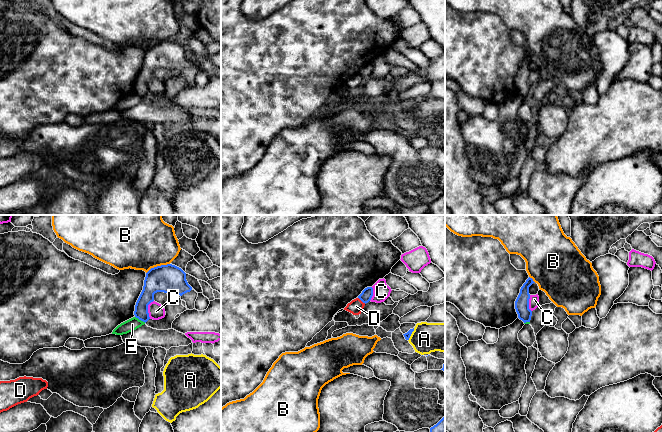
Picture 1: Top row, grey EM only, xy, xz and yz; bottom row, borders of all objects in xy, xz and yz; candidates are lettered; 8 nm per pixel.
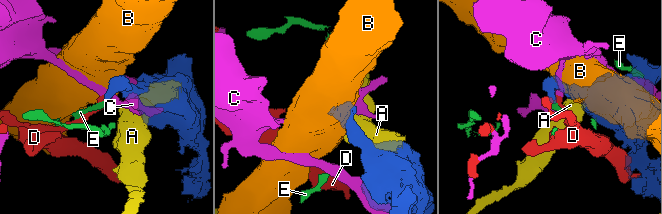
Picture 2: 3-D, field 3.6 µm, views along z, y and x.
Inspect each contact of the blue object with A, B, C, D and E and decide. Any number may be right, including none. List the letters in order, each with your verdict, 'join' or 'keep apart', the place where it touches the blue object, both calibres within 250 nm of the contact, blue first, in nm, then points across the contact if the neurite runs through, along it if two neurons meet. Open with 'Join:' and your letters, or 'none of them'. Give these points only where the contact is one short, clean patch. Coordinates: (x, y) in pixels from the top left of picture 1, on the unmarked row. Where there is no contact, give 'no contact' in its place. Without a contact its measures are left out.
Join: none of them
A: keep apart; contact xz (411, 109); calibres 50 and 240 nm
B: keep apart; contact xy (157, 42); calibres 240 and 360 nm; border xy (169, 39), (154, 42), (146, 49)
C: keep apart; contact xy (147, 85); calibres 190 and 130 nm
D: keep apart; contact xz (362, 77); calibres 90 and 120 nm; border xz (358, 73), (365, 79)
E: keep apart; contact xy (140, 95); calibres 110 and 100 nm; border xy (135, 92), (145, 98)

